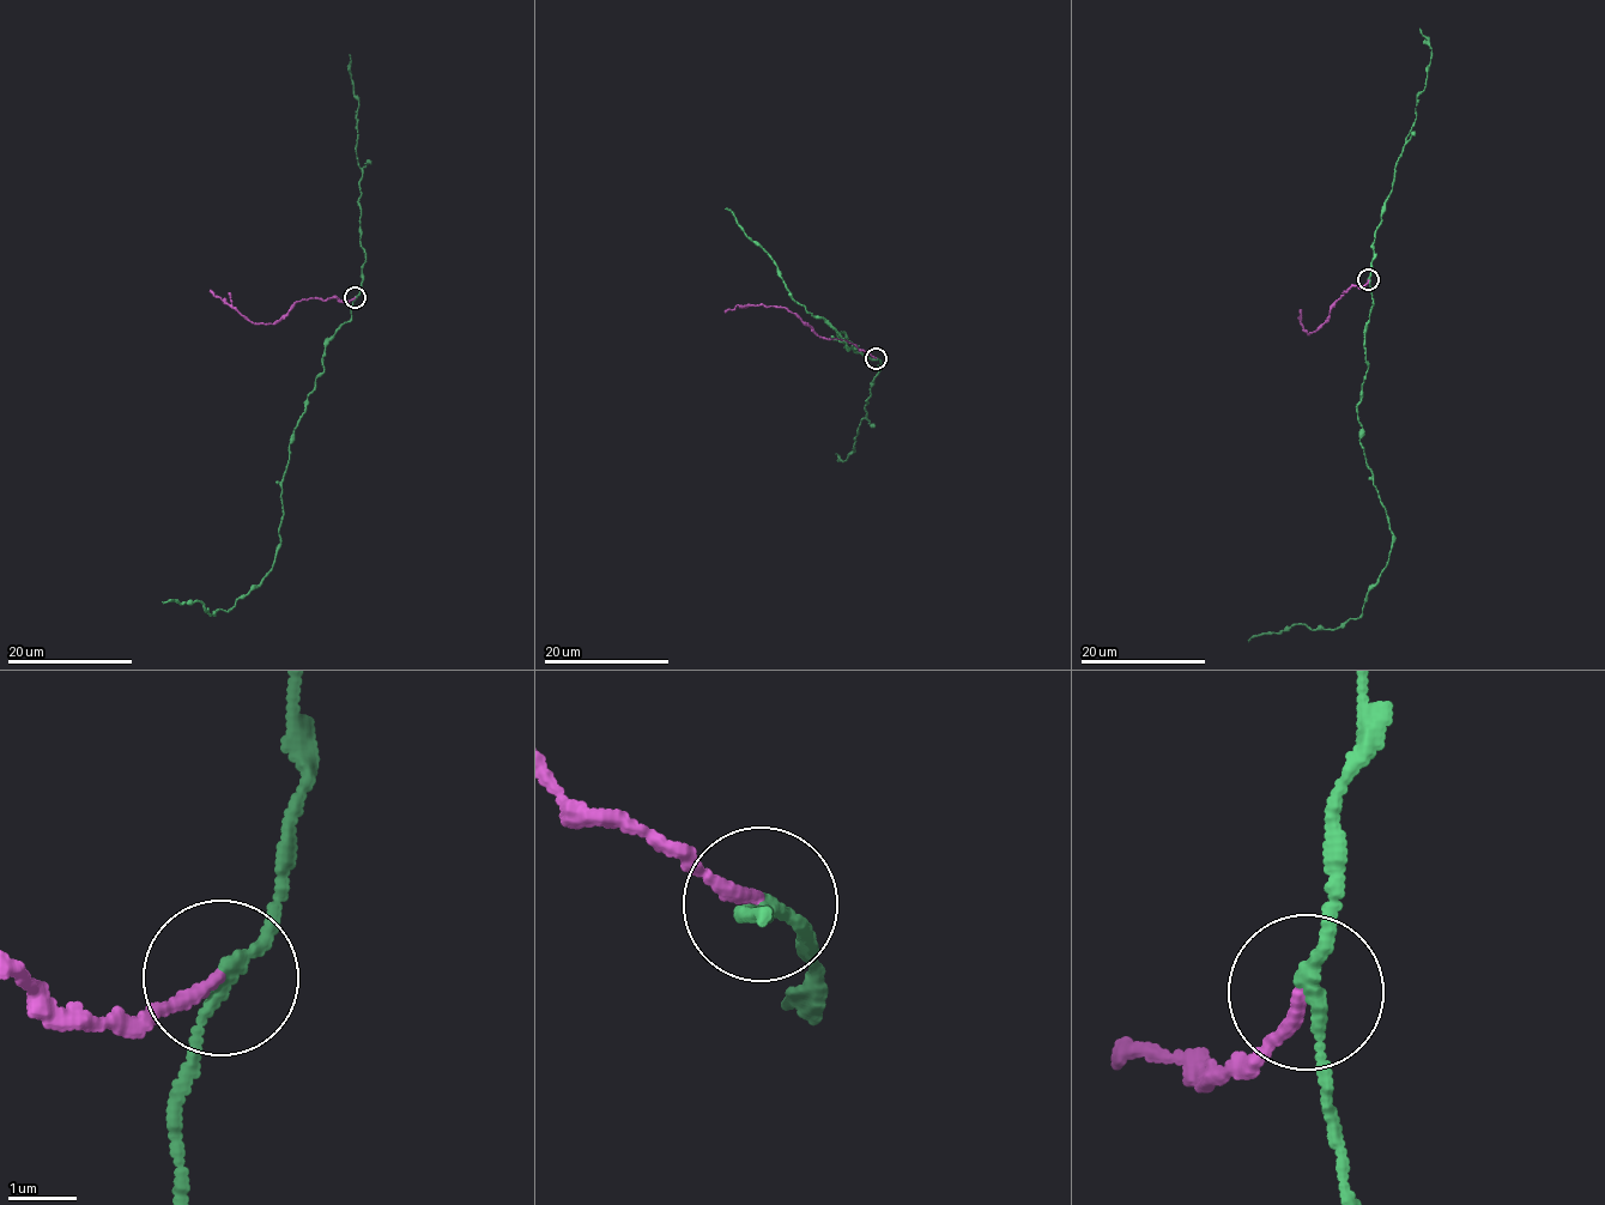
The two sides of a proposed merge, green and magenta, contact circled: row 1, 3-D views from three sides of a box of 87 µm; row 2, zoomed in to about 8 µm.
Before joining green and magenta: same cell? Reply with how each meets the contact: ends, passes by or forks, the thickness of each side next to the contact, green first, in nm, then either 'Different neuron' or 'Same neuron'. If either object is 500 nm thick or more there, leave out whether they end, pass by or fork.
At the ring green passes by. At the ring magenta ends. Thickness 180 nm (green) against 190 nm. Different neuron

